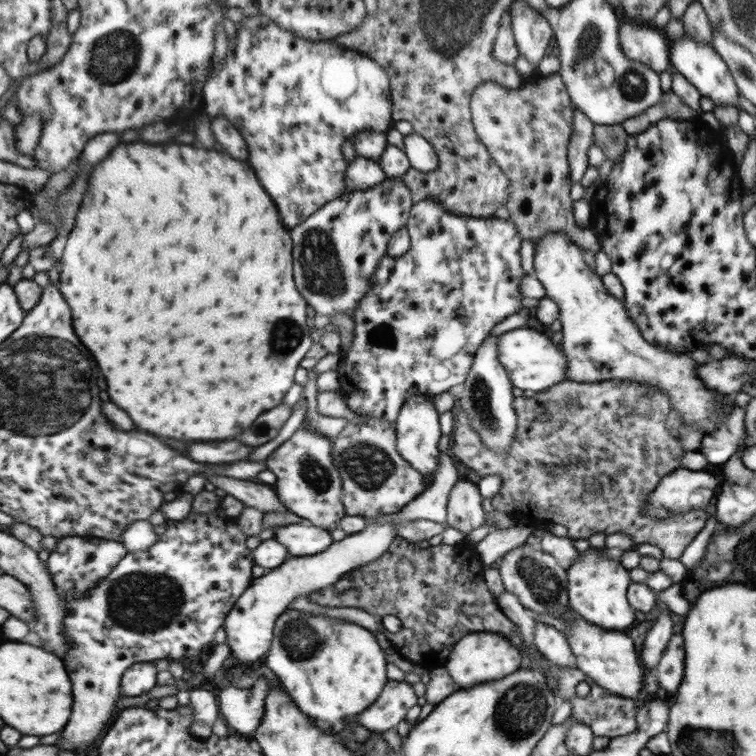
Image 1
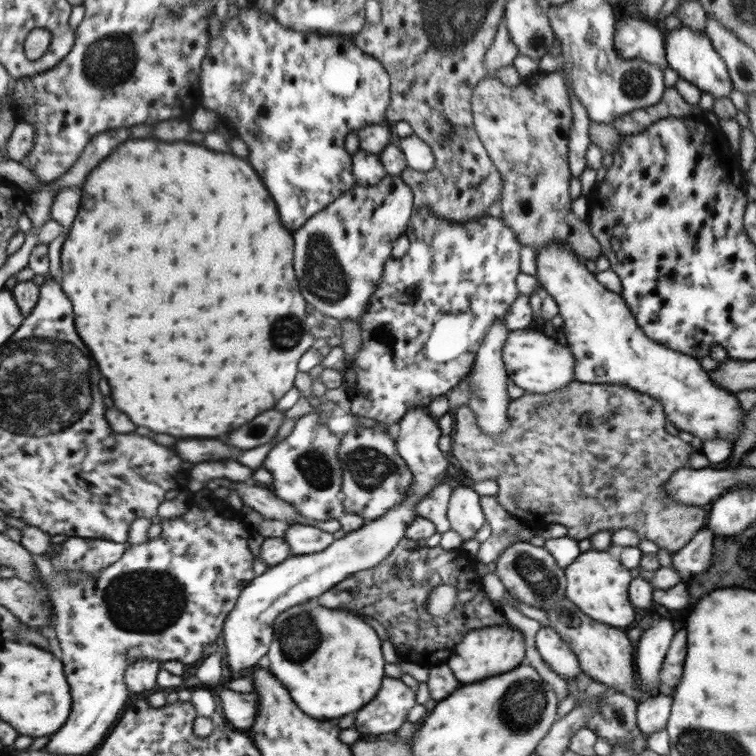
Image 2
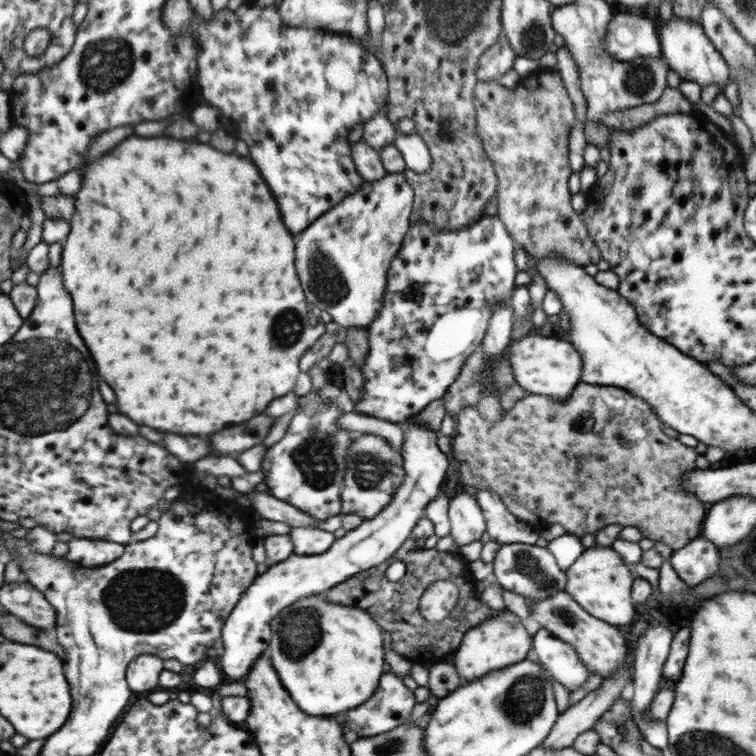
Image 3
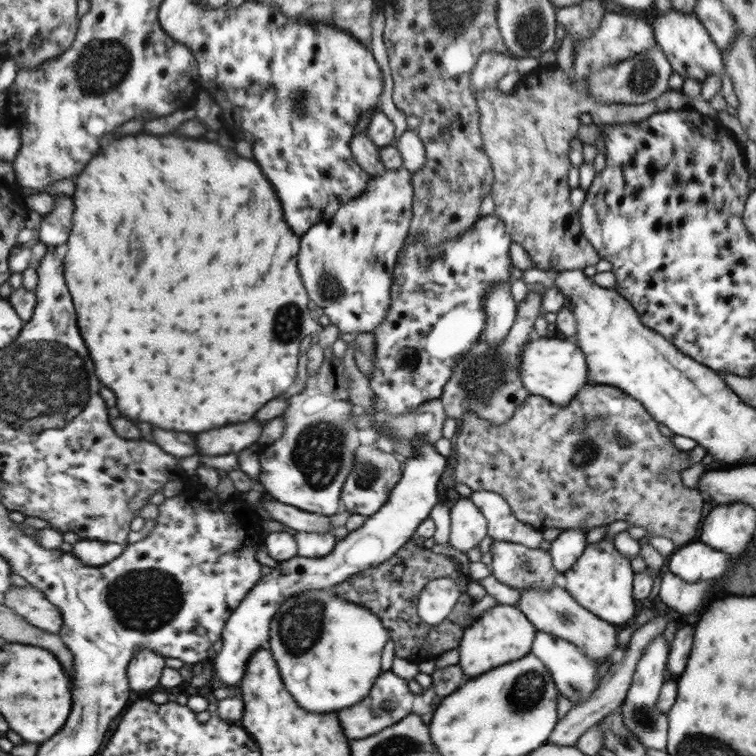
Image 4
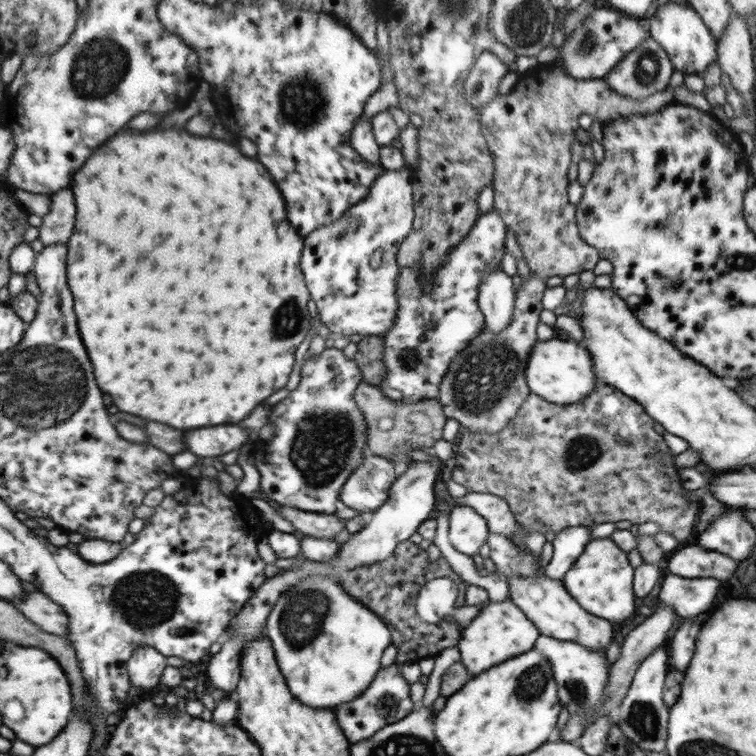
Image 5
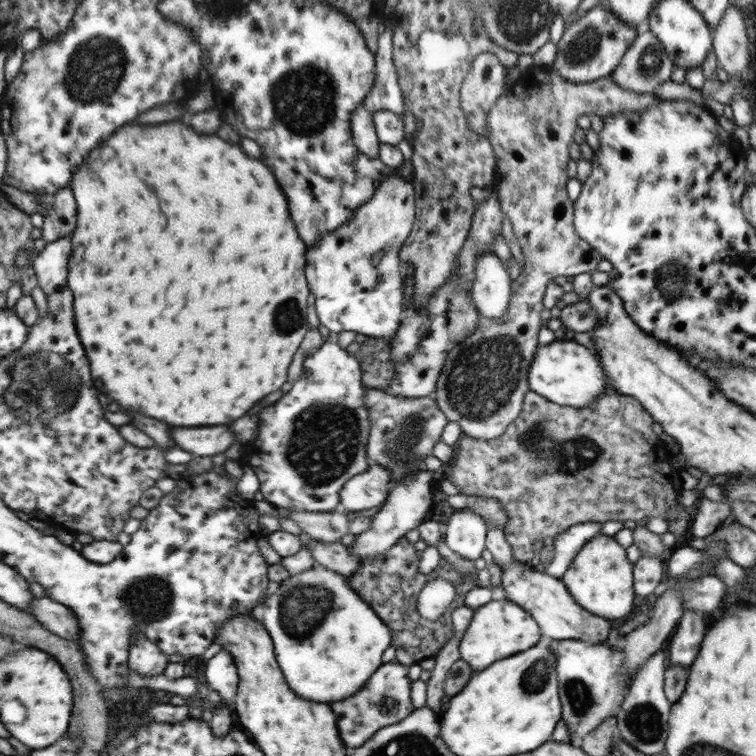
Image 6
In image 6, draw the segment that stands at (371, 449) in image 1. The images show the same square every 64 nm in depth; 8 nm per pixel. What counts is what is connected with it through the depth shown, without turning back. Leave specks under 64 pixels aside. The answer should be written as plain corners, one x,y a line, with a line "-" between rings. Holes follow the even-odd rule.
369,464
366,472
348,480
342,490
342,511
358,512
378,508
389,499
391,470
379,464

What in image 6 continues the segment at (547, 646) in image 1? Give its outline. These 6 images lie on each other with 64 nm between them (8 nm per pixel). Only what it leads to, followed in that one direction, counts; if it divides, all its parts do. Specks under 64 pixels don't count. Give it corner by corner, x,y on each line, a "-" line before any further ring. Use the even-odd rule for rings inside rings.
620,636
617,640
617,650
613,651
606,642
598,645
578,640
560,641
551,639
552,652
556,654
556,672
558,672
558,688
562,700
562,718
572,738
571,744
581,746
588,733
594,732
602,722
616,717
622,710
630,690
633,676
627,674
624,651
626,639

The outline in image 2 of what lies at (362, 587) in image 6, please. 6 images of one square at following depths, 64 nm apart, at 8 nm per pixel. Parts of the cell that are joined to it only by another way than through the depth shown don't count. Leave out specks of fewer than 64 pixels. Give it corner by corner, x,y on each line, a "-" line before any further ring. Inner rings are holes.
404,538
397,548
394,548
392,554
380,564
351,575
343,582
336,584
330,590
323,592
318,602
324,602
323,605
330,606
330,608
348,608
348,610
357,610
365,615
370,614
386,629
389,640
402,660
431,669
434,666
447,664
456,646
460,645
463,637
472,630
483,629
487,626
507,626
506,618
502,618
502,614
492,606
492,601
484,590
476,588
478,580
480,578
476,572
476,560
472,560
472,556
464,552
462,547
454,550
443,550
439,545
436,548
421,548
416,546
411,539
-
394,566
400,567
400,574
396,578
390,574
-
438,585
450,585
457,590
455,606
444,617
435,617
427,609
428,597

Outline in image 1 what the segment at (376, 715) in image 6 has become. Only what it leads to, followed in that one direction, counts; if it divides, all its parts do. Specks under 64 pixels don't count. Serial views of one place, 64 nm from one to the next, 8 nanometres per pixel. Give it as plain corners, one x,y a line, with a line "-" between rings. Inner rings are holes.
396,680
387,683
388,690
384,690
384,698
380,698
376,706
370,706
357,715
357,722
372,733
397,728
396,724
400,724
408,710
416,704
416,694
410,683

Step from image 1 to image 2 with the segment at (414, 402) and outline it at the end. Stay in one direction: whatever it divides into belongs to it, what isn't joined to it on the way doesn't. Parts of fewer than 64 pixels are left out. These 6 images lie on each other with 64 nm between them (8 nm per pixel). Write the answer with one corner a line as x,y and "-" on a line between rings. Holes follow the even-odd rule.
422,405
419,408
410,409
406,412
404,418
397,423
399,426
399,435
396,440
398,451
415,478
405,499
395,509
391,509
387,514
384,514
383,517
372,521
372,523
365,523
356,531
346,533
346,536
340,538
340,540
334,540
325,550
314,554
291,555
286,561
282,561
276,564
276,566
268,567
264,574
256,577
255,581
252,581
240,593
238,604
231,610
230,616
227,617
226,624
224,625
224,647
226,647
224,666
230,671
239,672
246,670
246,668
264,661
264,657
269,652
273,642
273,624
275,618
278,618
281,612
305,602
308,598
316,600
316,596
320,596
320,594
330,590
330,588
343,582
351,575
380,564
388,555
392,554
394,548
397,548
405,538
406,530
418,518
416,517
416,511
414,511
416,503
420,502
425,496
428,496
432,492
432,489
440,482
444,471
448,468
448,461
445,458
443,450
439,449
439,438
442,436
440,427
427,406

